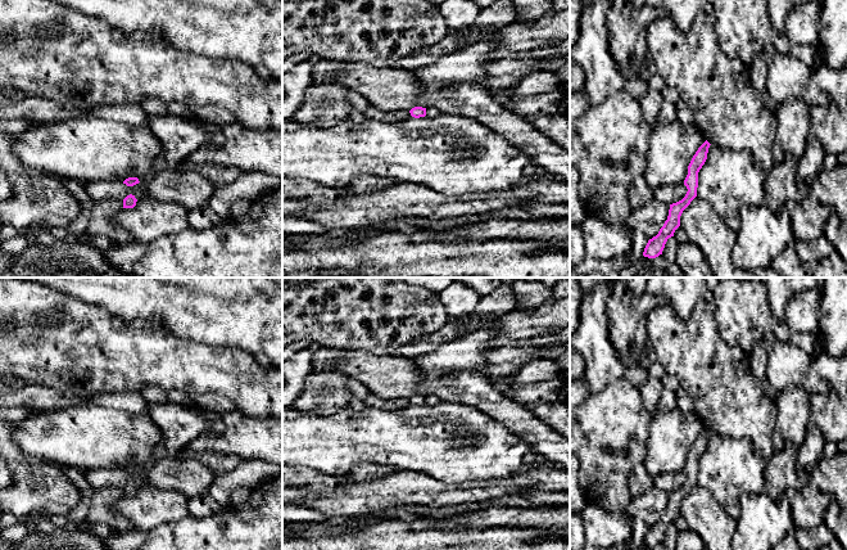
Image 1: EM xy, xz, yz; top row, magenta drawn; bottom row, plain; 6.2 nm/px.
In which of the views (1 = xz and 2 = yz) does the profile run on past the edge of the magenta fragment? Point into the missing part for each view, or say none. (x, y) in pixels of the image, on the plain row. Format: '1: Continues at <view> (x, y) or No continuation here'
1: No continuation here
2: No continuation here

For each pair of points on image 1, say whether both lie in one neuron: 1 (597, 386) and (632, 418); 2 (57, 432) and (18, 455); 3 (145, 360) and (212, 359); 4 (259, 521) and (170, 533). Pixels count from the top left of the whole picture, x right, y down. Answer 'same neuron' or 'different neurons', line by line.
1: different neurons
2: different neurons
3: same neuron
4: same neuron

